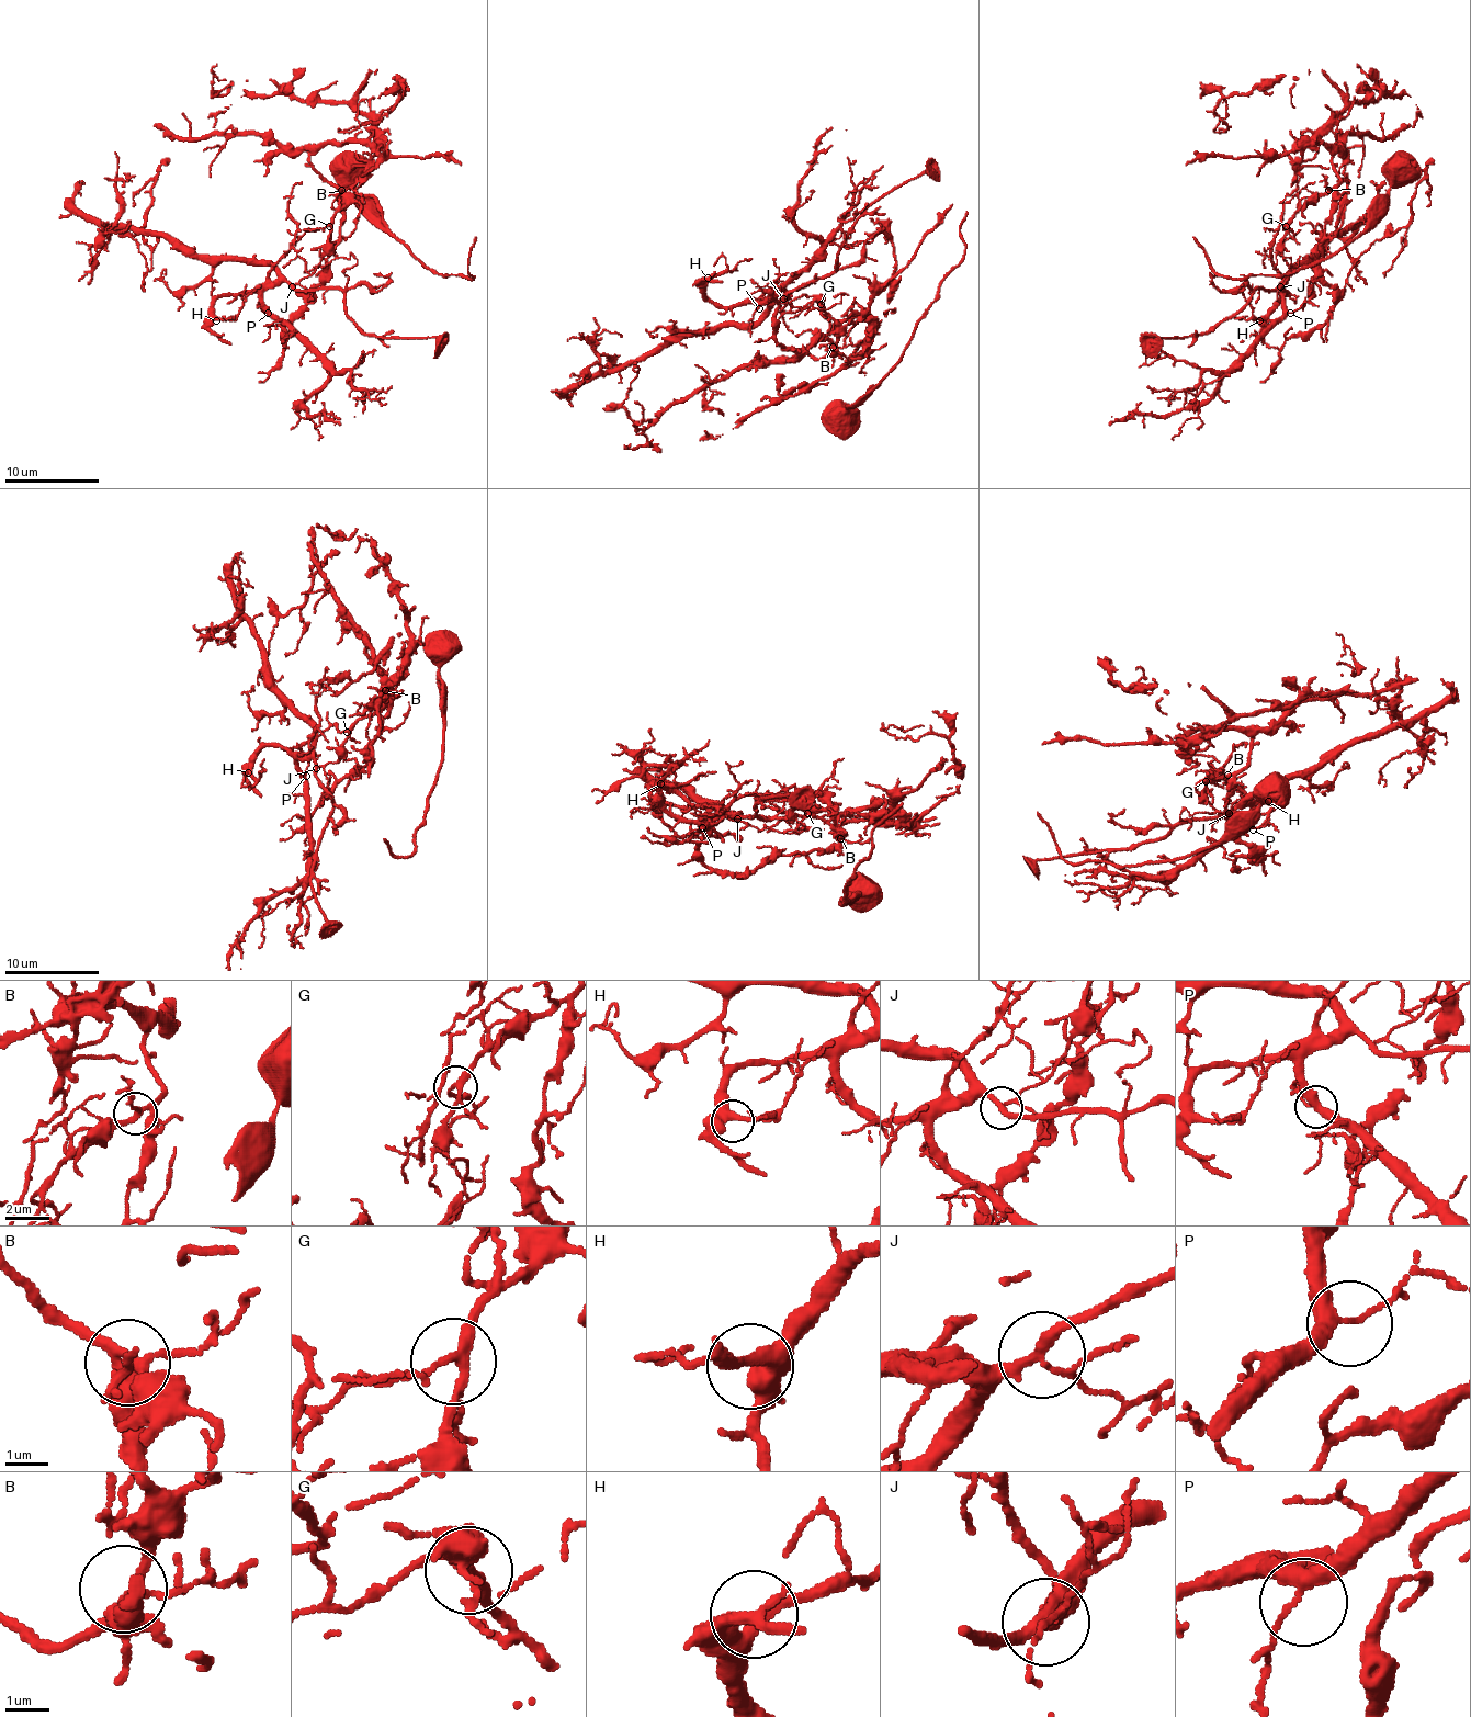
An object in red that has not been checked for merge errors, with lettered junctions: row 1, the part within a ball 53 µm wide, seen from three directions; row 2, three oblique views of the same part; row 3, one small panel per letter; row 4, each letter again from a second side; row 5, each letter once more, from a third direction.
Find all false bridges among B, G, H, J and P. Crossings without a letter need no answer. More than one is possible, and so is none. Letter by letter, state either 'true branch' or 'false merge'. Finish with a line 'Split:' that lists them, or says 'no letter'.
B: true branch
G: true branch
H: true branch
J: false merge
P: true branch
Split: J

